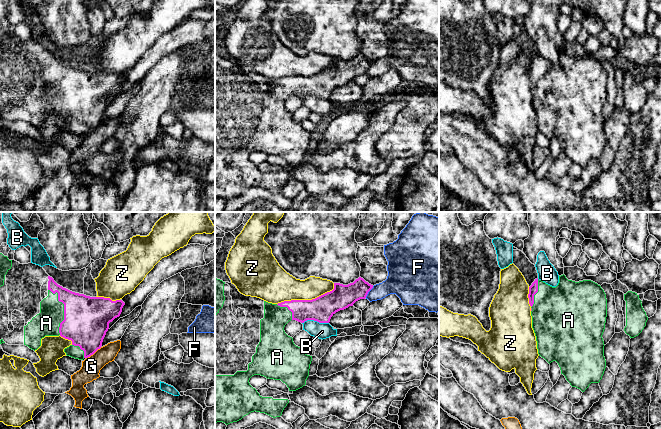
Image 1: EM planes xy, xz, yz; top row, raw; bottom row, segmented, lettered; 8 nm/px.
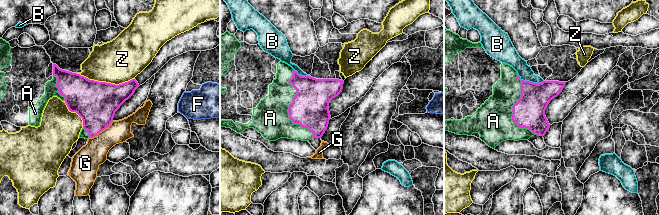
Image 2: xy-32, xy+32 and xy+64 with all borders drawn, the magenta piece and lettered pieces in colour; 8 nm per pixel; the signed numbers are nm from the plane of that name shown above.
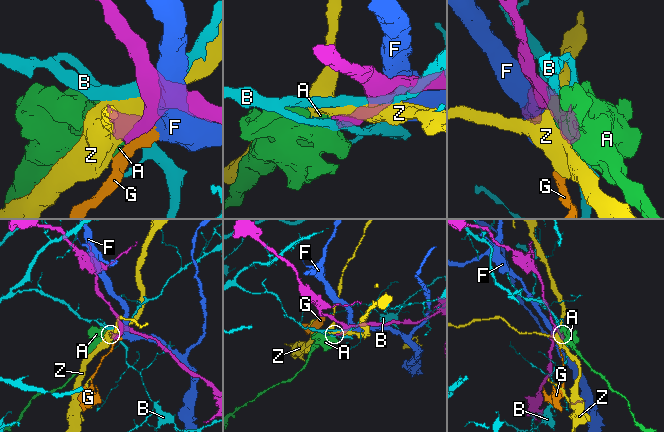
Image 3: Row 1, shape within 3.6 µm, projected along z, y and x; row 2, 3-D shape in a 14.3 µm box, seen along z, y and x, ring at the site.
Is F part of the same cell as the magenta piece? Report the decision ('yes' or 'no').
no

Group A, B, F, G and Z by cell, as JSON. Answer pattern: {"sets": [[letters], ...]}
{"sets": [["A"], ["B"], ["F", "G"], ["Z"]]}

